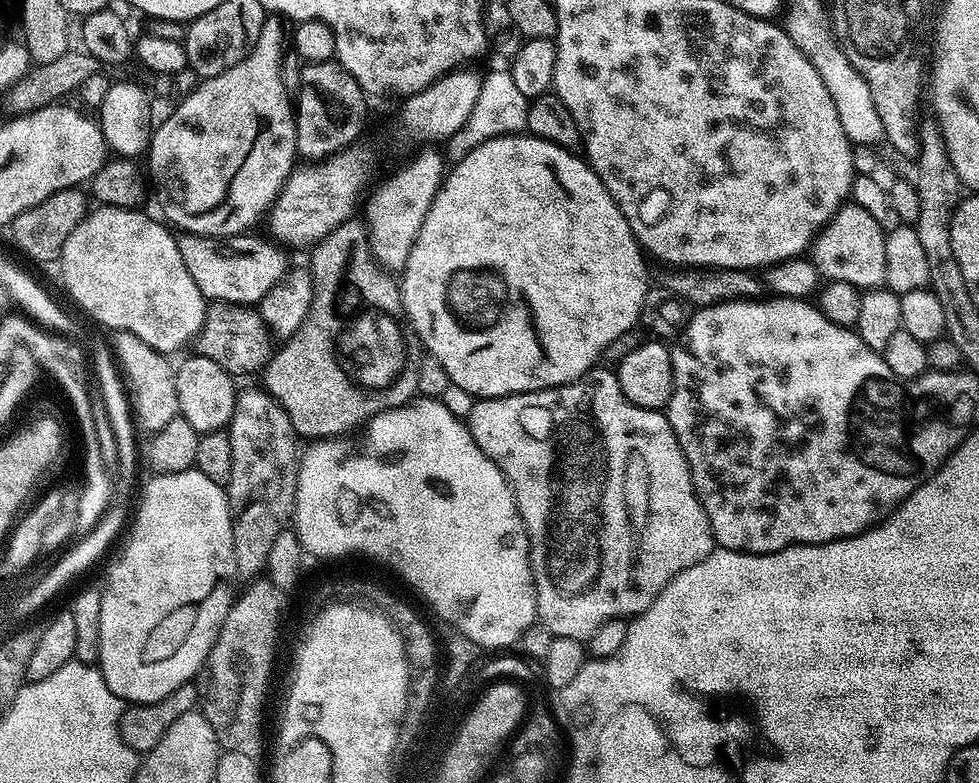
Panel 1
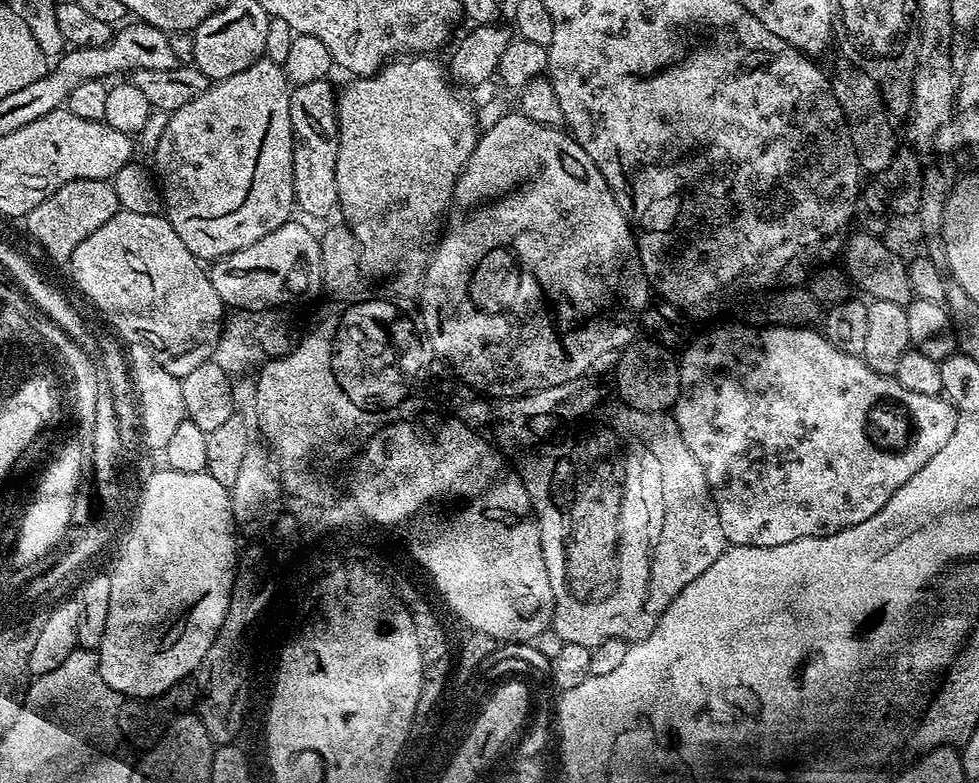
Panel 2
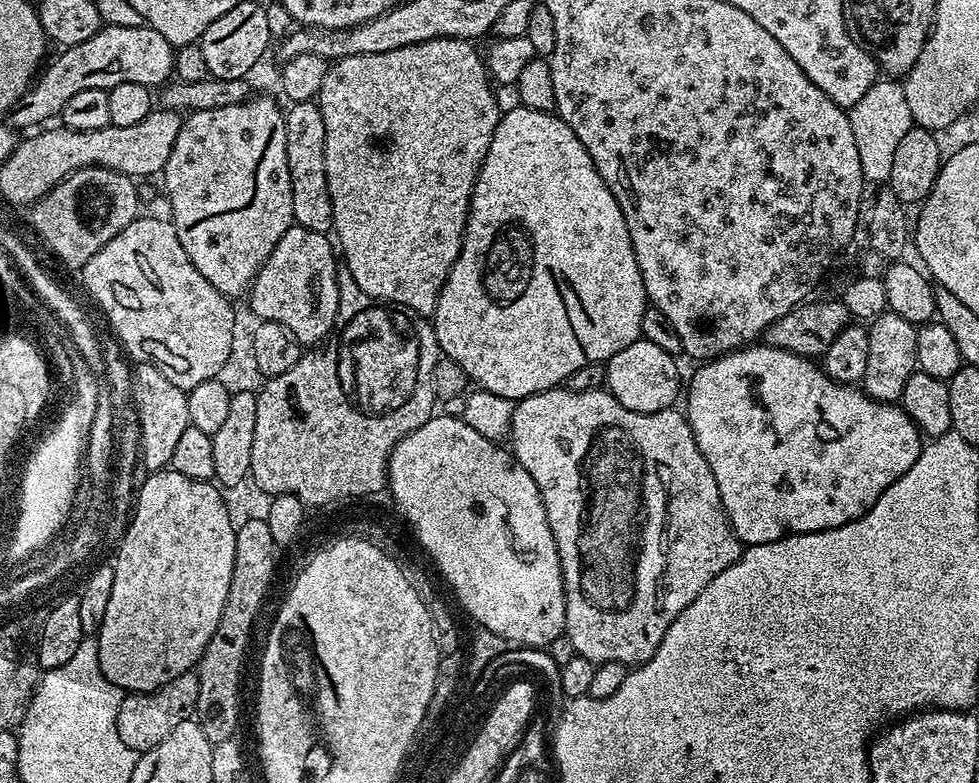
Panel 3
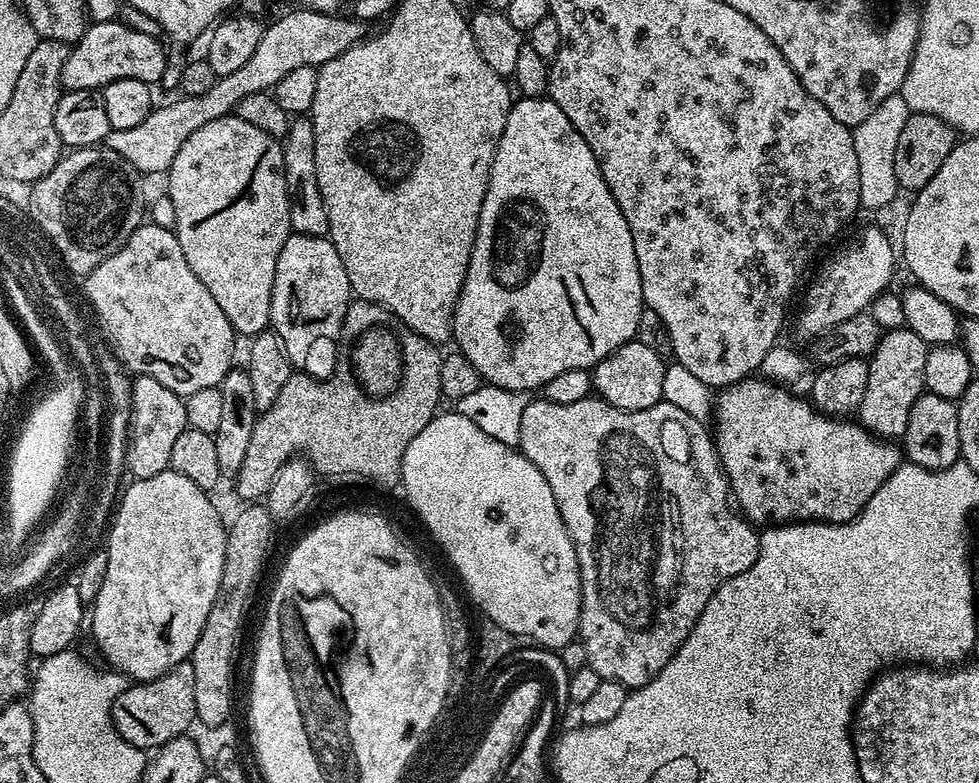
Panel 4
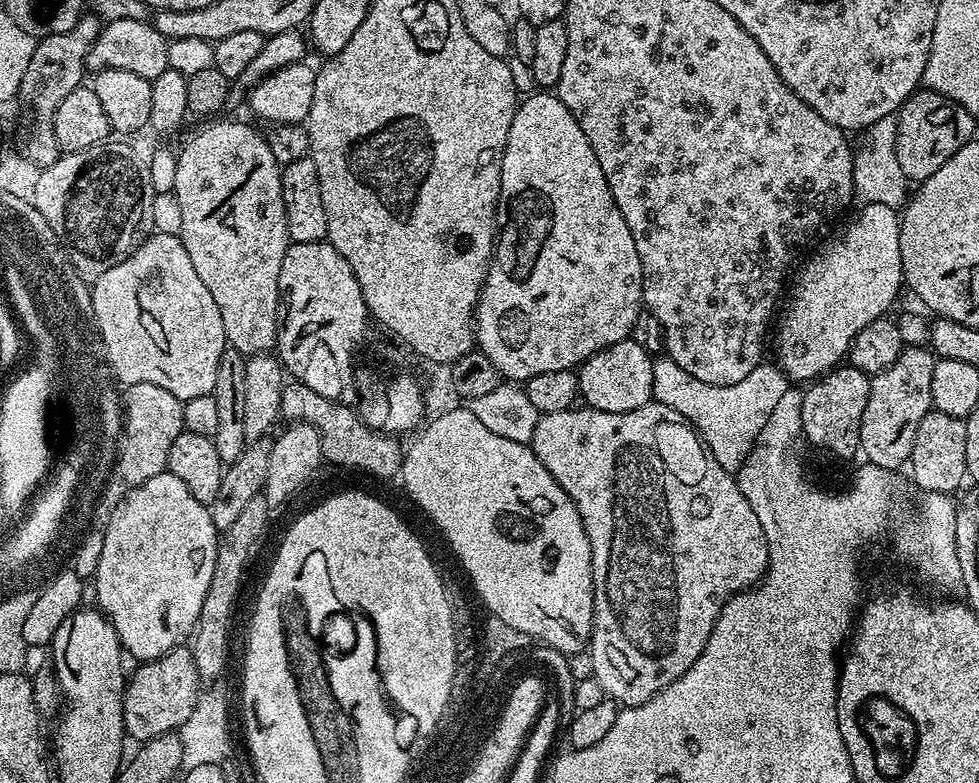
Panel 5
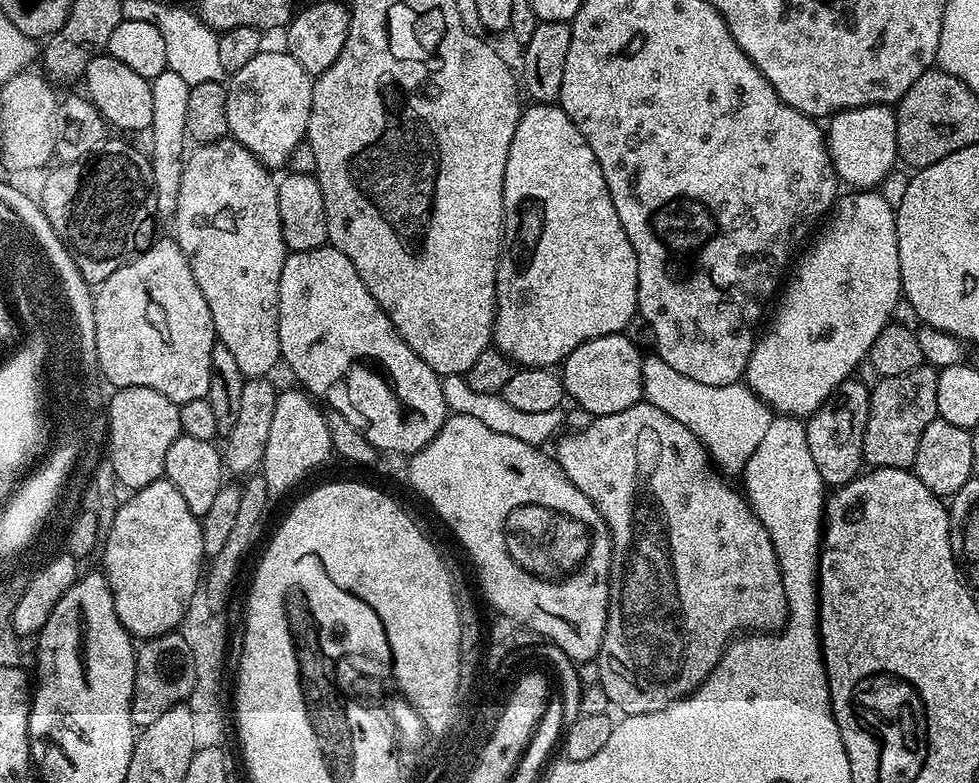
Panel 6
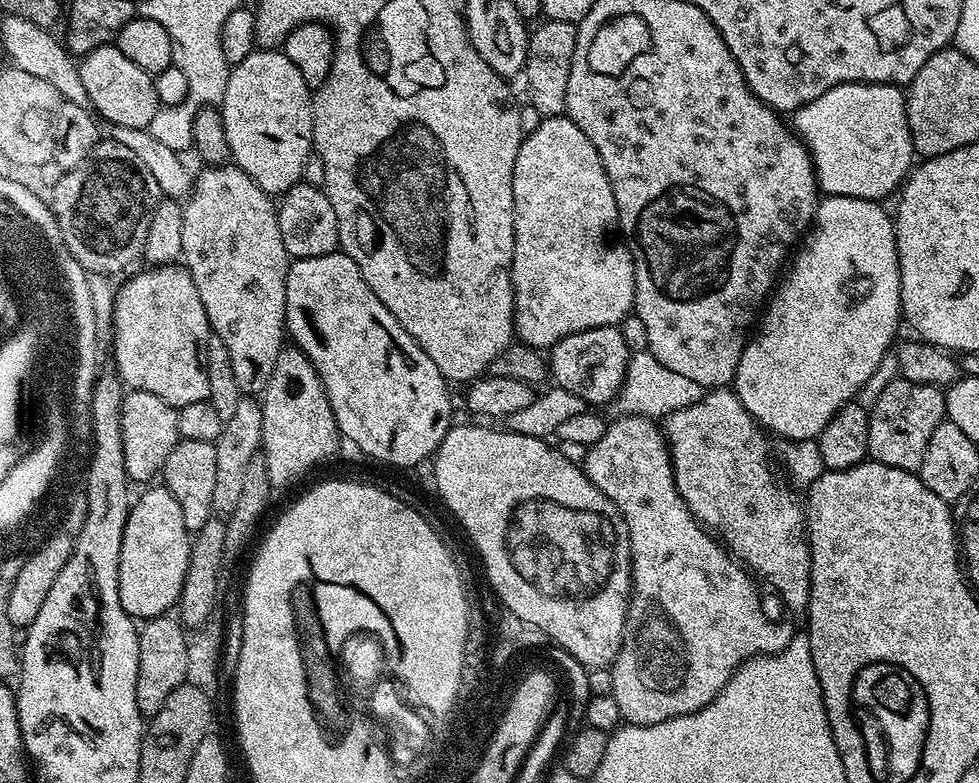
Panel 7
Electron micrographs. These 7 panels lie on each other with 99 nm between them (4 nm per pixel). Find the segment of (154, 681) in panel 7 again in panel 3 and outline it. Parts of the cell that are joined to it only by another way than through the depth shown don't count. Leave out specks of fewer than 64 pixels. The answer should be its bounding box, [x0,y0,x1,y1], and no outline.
[116,670,200,754]

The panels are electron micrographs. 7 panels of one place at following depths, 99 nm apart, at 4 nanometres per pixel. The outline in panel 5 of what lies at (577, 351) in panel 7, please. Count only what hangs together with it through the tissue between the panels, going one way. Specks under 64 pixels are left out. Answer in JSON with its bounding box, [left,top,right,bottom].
[578,338,654,414]

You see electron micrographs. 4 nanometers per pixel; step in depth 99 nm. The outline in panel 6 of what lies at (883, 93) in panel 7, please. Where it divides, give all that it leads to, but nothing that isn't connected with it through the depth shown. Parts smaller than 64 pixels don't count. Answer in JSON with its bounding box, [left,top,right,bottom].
[826,104,897,190]

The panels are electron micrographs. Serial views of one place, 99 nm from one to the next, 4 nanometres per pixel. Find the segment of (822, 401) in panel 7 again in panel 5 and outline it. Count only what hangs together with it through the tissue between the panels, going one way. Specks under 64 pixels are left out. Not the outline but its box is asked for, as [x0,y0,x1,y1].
[776,204,904,382]

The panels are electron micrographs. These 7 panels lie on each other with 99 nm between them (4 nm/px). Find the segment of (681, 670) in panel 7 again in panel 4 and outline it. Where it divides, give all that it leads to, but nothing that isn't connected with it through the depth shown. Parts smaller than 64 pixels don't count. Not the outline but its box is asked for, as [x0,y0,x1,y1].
[518,398,760,690]

